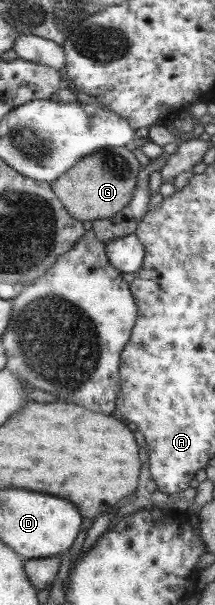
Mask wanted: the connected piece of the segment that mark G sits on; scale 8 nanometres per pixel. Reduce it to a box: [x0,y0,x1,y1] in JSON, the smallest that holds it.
[51,147,140,221]

